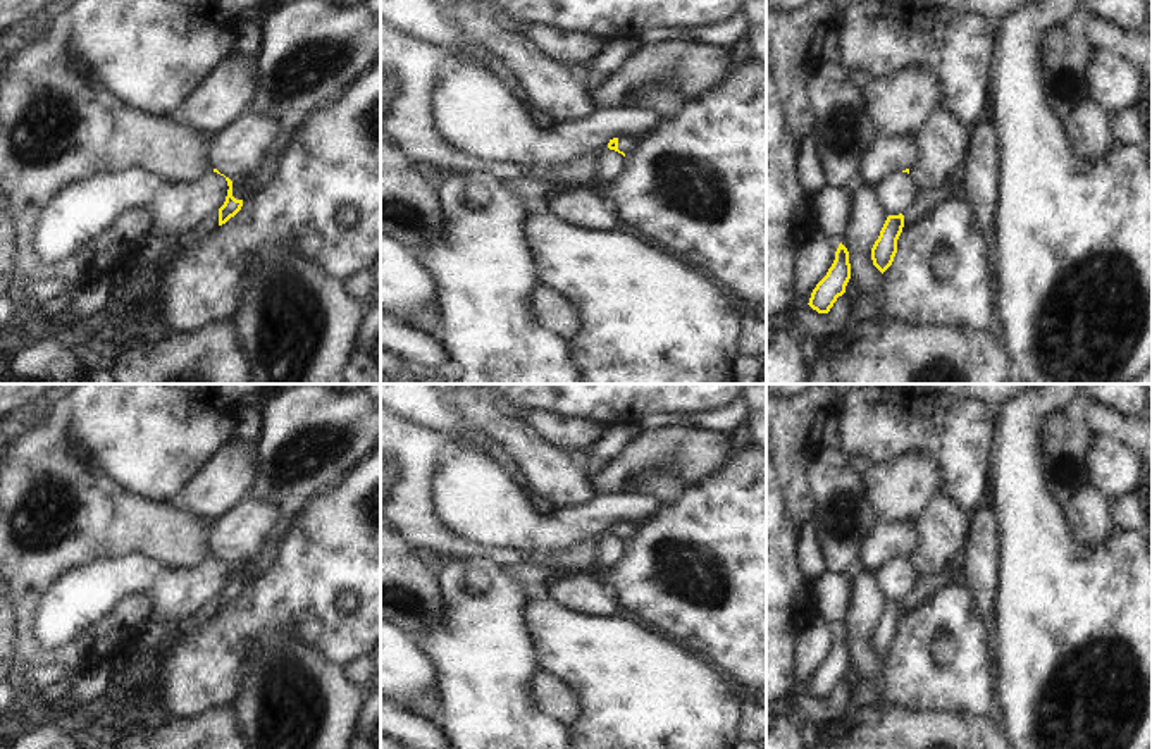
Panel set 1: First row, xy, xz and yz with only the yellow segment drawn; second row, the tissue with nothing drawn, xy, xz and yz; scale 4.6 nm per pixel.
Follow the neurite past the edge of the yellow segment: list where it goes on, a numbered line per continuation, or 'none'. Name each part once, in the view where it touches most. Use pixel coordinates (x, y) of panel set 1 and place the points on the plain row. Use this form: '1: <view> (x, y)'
1: xy (240, 538)

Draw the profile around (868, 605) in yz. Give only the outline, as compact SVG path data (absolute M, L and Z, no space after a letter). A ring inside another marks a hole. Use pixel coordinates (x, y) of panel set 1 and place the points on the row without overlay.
M856 568L854 604L844 625L849 637L851 665L861 680L880 680L883 659L873 651L871 634L887 601L876 577Z

